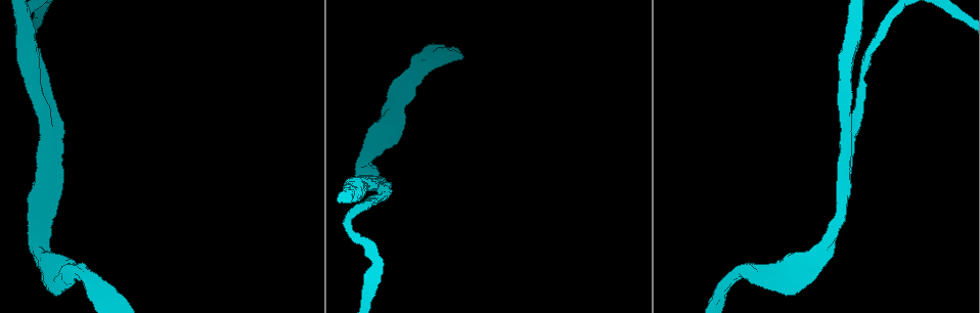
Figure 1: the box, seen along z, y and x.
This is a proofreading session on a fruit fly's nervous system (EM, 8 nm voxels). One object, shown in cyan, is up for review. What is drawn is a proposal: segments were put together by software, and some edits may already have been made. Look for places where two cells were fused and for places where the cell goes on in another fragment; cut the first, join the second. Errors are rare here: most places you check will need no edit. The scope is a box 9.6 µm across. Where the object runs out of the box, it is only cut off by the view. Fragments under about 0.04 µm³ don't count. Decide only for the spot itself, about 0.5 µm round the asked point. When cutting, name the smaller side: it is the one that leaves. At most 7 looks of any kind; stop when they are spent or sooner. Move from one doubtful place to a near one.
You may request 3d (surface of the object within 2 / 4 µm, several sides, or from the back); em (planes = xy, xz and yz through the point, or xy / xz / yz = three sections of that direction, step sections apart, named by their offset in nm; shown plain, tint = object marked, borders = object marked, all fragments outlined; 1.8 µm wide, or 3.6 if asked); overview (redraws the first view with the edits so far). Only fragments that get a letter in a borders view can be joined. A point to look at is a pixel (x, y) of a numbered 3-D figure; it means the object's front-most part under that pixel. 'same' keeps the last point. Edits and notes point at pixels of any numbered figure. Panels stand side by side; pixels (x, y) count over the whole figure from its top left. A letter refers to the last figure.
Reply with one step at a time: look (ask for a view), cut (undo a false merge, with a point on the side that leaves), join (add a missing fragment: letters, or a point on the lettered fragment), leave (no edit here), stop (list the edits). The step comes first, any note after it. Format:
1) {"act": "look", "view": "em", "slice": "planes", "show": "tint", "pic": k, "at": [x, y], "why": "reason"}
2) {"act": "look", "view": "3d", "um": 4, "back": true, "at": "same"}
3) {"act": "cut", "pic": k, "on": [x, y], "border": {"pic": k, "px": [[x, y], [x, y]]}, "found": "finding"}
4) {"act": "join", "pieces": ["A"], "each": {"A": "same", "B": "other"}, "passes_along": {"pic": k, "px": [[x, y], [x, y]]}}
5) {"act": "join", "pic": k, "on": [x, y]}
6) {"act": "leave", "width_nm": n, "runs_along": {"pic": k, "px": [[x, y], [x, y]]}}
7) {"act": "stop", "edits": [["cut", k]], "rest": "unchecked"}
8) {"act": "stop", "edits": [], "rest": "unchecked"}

{"act": "look", "view": "em", "slice": "planes", "show": "tint", "pic": 1, "at": [715, 298], "why": "an open end"}

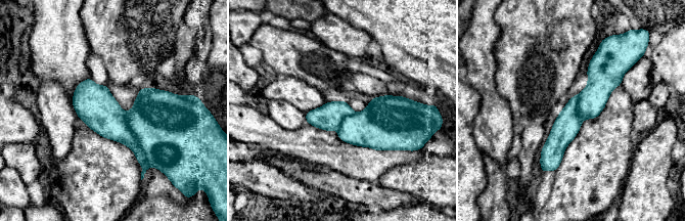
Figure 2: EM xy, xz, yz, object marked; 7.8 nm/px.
{"act": "look", "view": "em", "slice": "planes", "show": "borders", "at": "same"}

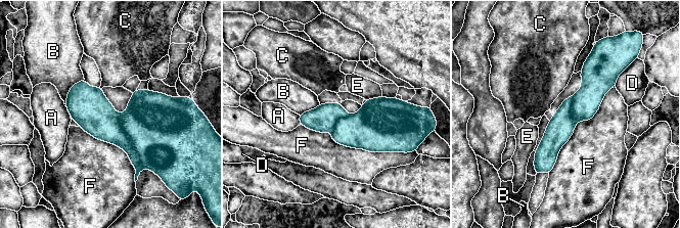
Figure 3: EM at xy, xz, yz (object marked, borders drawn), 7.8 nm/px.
{"act": "leave", "longest_contact_nm": ["F", 800], "each": {"A": "other", "B": "other", "C": "other", "D": "other", "E": "other", "F": "other"}, "found": "none of them fits"}

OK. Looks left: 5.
{"act": "look", "view": "3d", "um": 2, "pic": 1, "at": [55, 212], "why": "stops while still wide"}

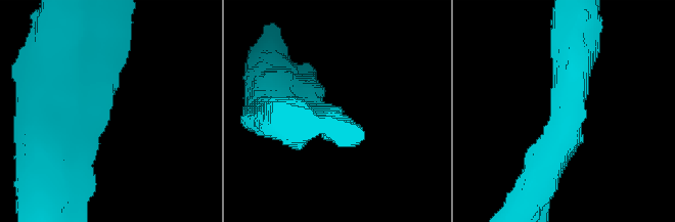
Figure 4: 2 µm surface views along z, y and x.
{"act": "look", "view": "em", "slice": "xy", "step": 16, "show": "plain", "pic": 4, "at": [103, 120]}

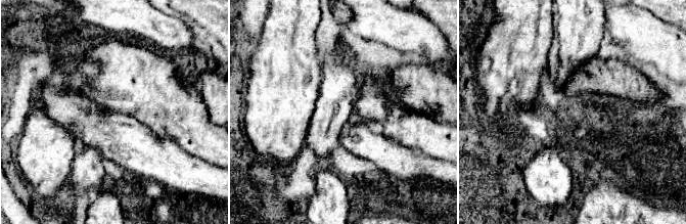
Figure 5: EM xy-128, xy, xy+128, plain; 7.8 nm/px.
{"act": "look", "view": "em", "slice": "xy", "step": 16, "show": "borders", "at": "same", "why": "see the neighbours"}

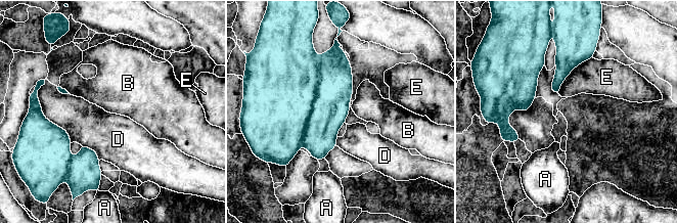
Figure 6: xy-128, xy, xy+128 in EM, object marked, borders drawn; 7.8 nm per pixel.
{"act": "leave", "width_nm": 420, "each": {"A": "other", "B": "other", "D": "other", "E": "other"}, "found": "no lettered fragment goes on from it"}

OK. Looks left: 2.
{"act": "stop", "edits": [], "rest": "unchecked"}

